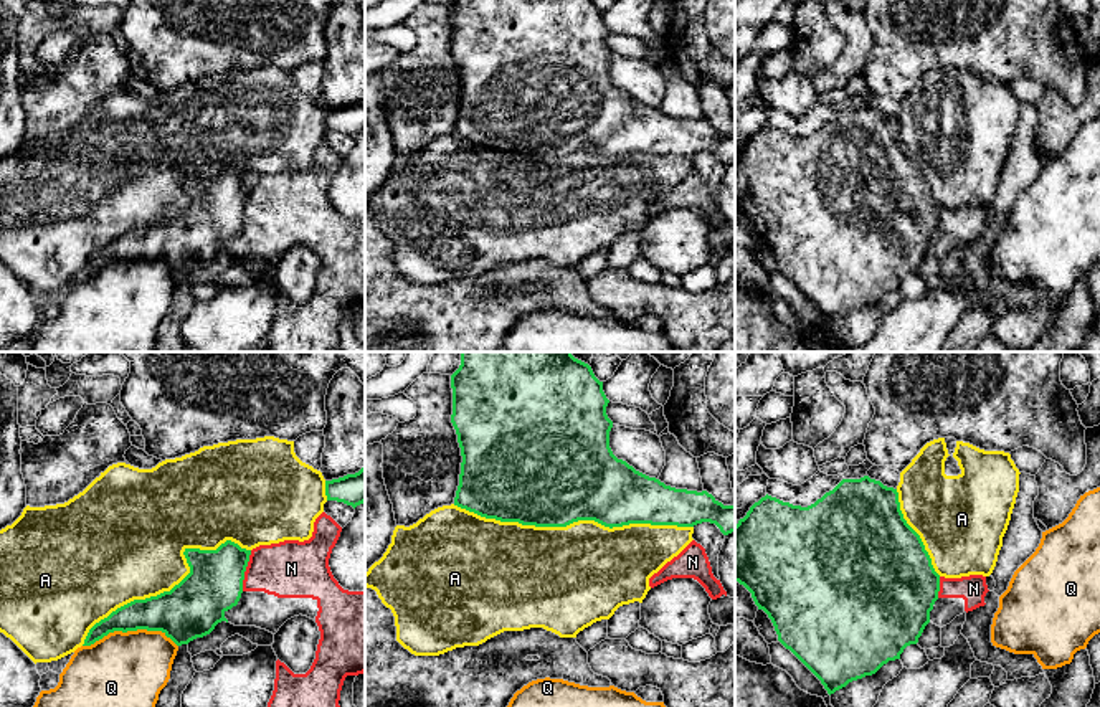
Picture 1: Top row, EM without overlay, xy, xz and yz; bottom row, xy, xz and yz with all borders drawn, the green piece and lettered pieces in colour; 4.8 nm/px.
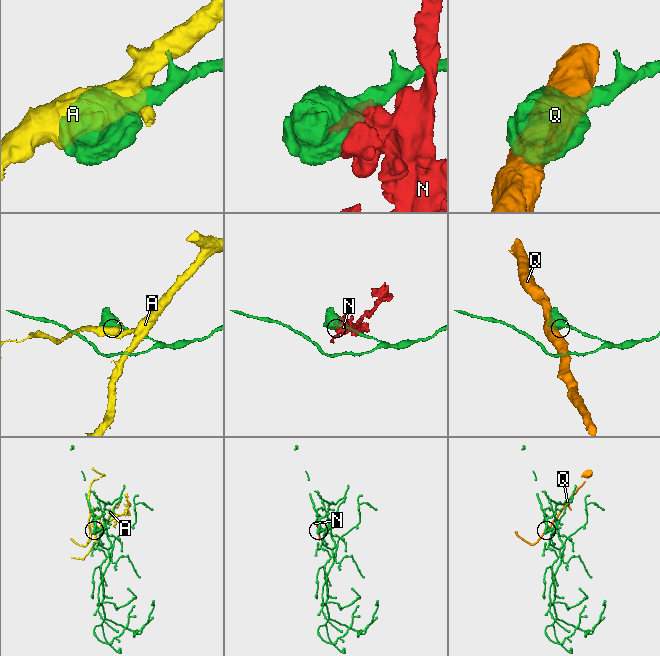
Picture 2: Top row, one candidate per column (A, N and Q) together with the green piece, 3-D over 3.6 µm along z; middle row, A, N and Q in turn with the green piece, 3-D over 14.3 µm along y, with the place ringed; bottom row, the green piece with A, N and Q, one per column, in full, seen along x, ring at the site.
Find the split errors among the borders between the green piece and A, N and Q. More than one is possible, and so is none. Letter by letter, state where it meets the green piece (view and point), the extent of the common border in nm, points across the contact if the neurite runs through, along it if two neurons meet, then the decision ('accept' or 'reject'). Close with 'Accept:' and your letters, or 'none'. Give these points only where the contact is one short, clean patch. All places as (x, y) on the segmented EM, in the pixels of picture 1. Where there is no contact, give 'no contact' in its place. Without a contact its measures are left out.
A: meets green in xz at (573, 521); contact 1150 nm long; reject
N: meets green in xy at (245, 570); contact 200 nm long; reject
Q: meets green in xy at (129, 630); contact 460 nm long; reject
Accept: none

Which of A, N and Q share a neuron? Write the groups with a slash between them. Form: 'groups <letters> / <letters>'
groups A / N / Q

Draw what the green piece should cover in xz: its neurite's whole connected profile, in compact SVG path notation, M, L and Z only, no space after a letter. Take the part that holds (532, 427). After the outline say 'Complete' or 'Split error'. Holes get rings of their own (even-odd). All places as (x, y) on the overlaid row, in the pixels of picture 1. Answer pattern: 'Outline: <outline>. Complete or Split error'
Outline: M571 352L459 354L461 365L451 375L451 423L462 456L454 505L486 519L535 527L567 527L578 520L595 520L609 529L629 524L694 527L710 522L723 535L735 532L735 505L723 505L707 491L666 486L613 454L613 421L606 415L609 400L603 391L603 382Z. Complete

